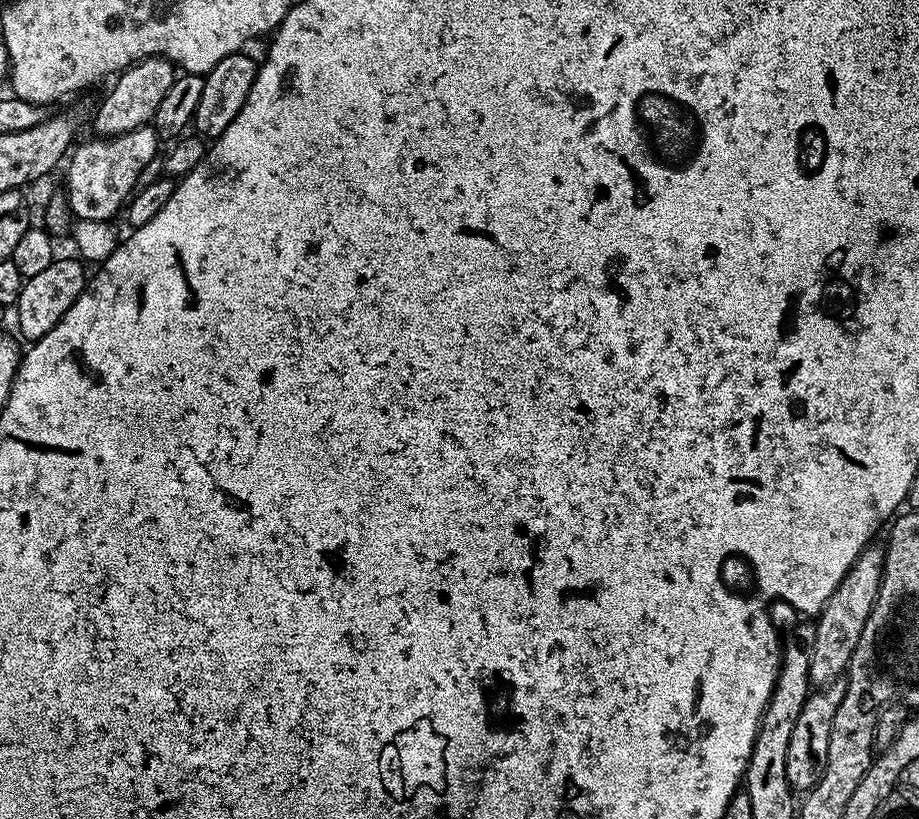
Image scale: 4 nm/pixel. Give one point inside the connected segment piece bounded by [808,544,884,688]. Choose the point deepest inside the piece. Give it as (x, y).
(839, 626)

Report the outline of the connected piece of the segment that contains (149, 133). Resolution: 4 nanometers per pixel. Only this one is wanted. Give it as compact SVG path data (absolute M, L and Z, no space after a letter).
M145 126L130 130L121 136L91 139L85 144L77 143L67 161L67 164L69 163L68 188L66 187L68 206L76 220L111 221L114 217L112 215L119 208L121 211L127 205L134 189L141 183L140 175L147 170L148 163L155 158L158 137L155 128Z

